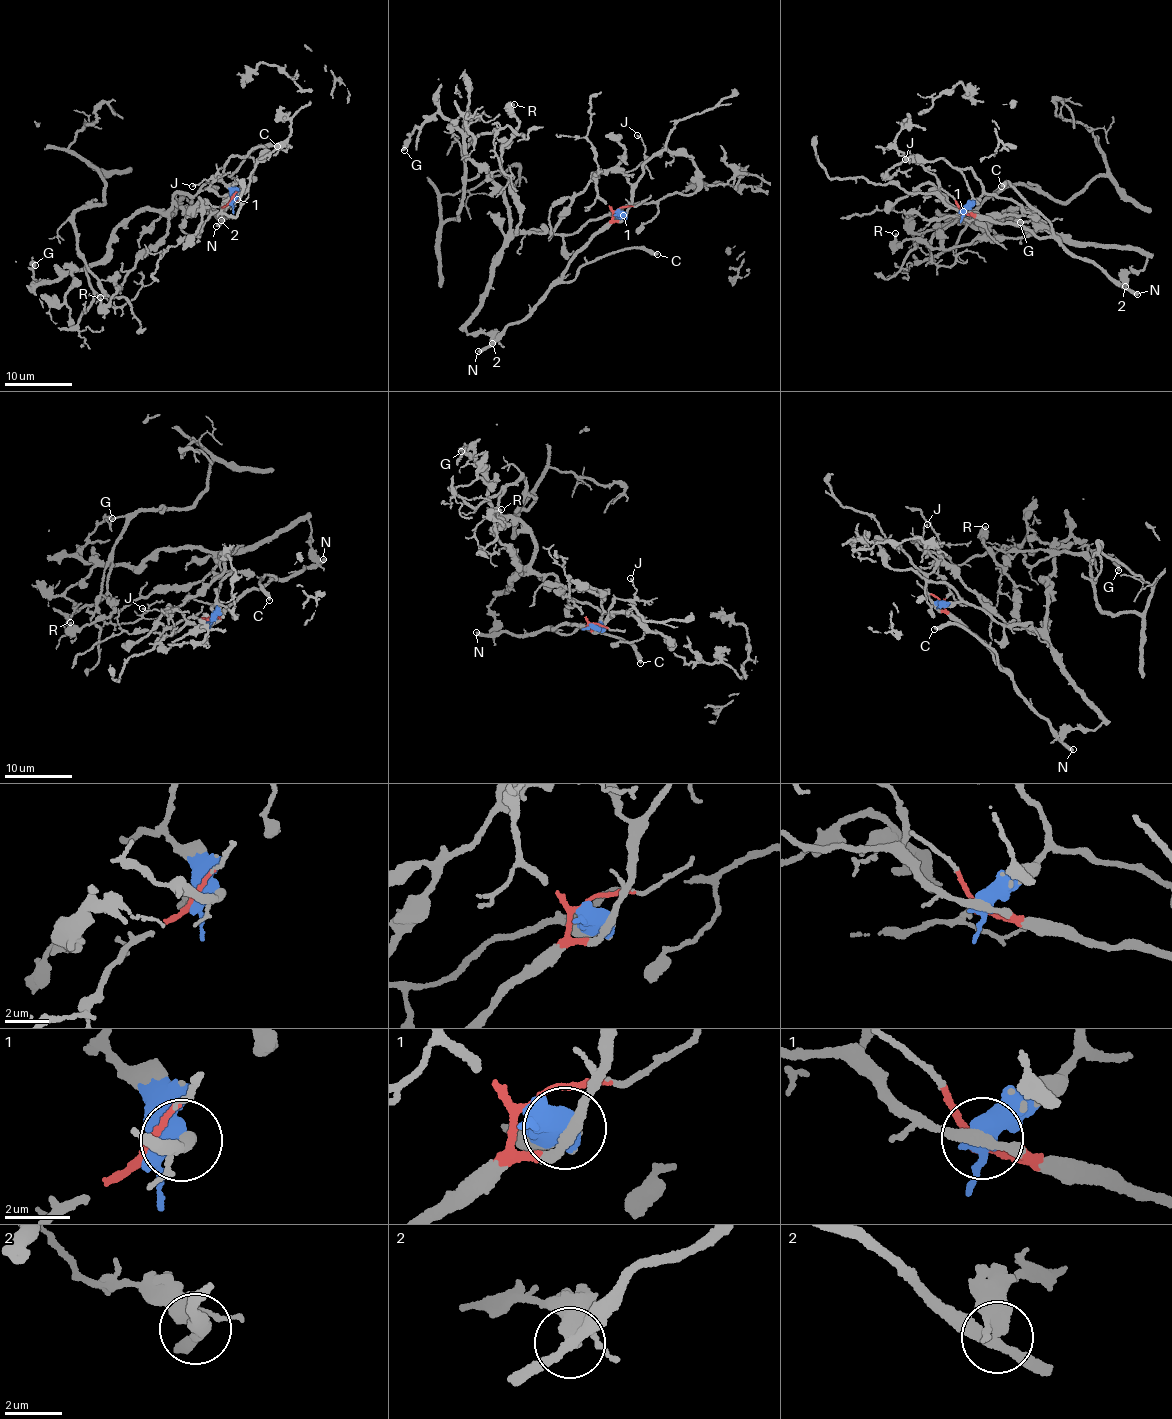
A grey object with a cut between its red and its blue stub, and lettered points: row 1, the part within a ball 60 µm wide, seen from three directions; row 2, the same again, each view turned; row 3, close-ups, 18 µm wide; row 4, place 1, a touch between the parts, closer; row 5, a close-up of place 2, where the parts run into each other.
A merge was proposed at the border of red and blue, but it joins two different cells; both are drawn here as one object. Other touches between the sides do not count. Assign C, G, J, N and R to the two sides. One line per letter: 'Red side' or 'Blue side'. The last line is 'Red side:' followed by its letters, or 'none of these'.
C: Red side
G: Blue side
J: Red side
N: Red side
R: Blue side
Red side: C, J, N

